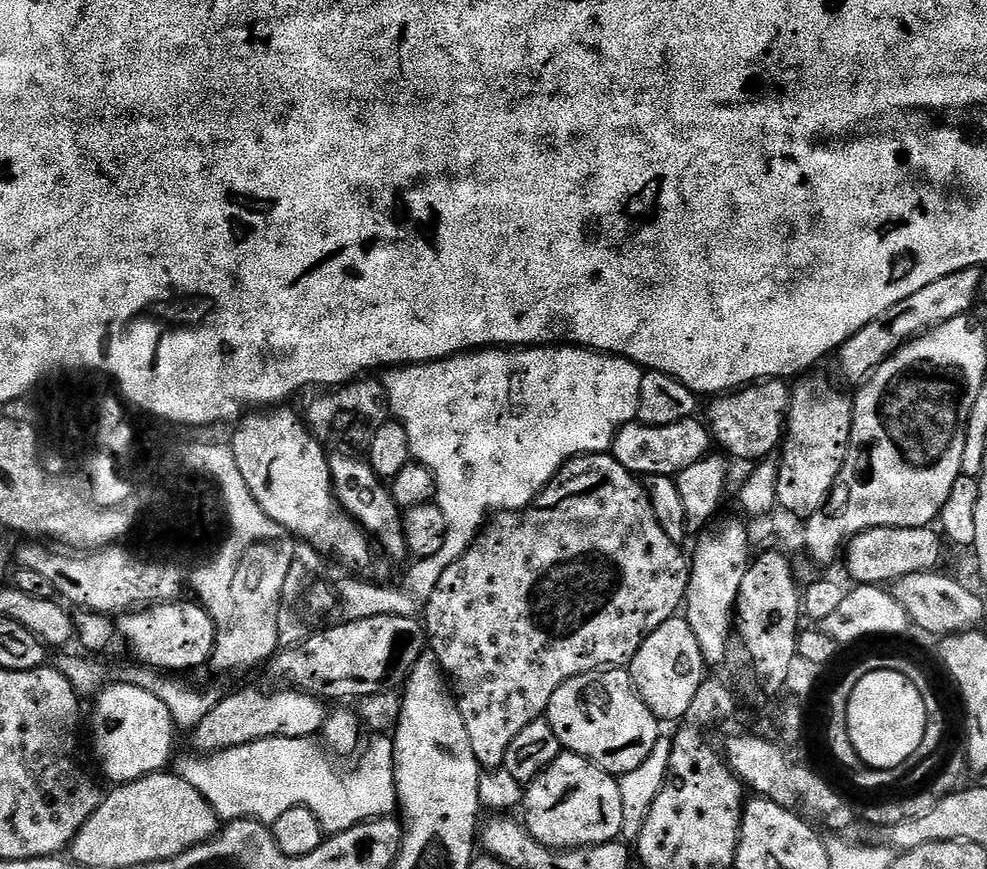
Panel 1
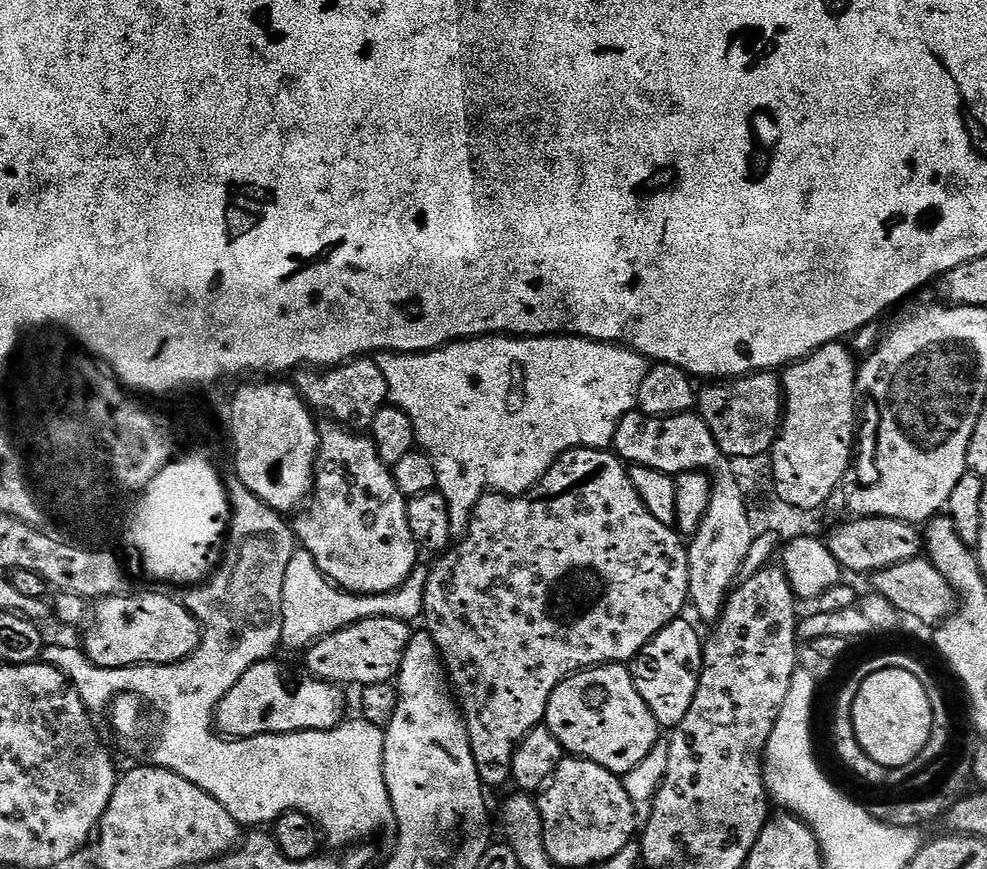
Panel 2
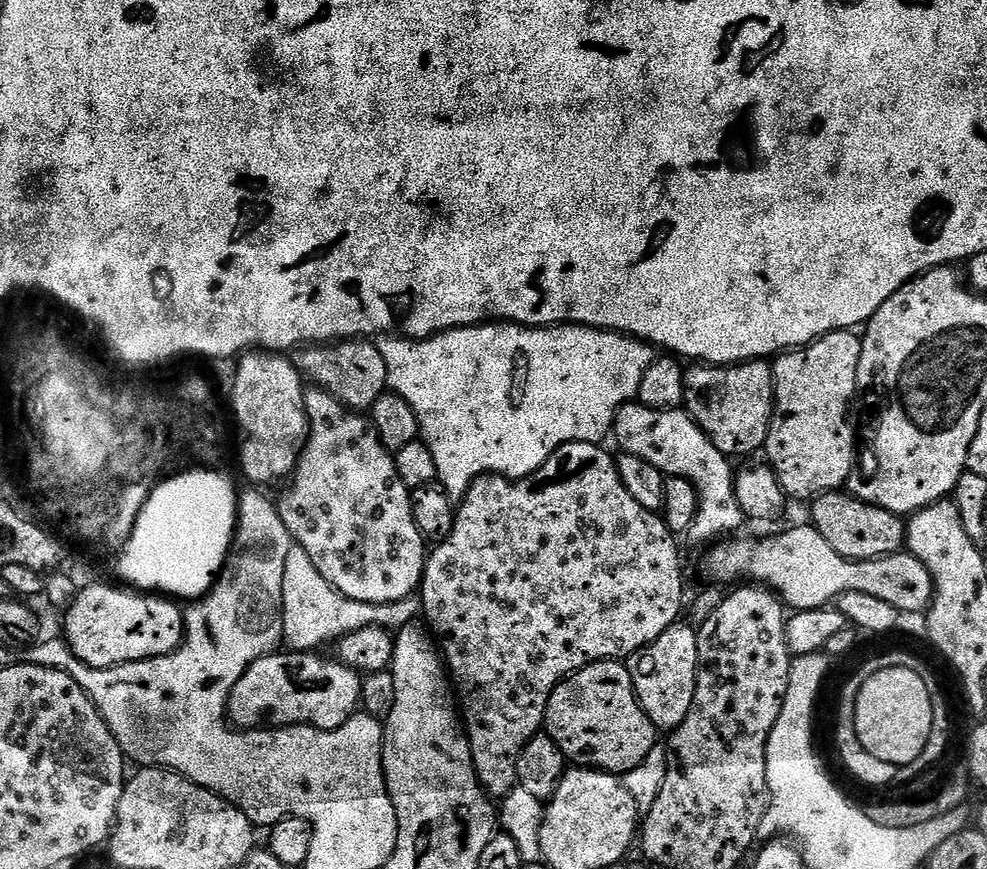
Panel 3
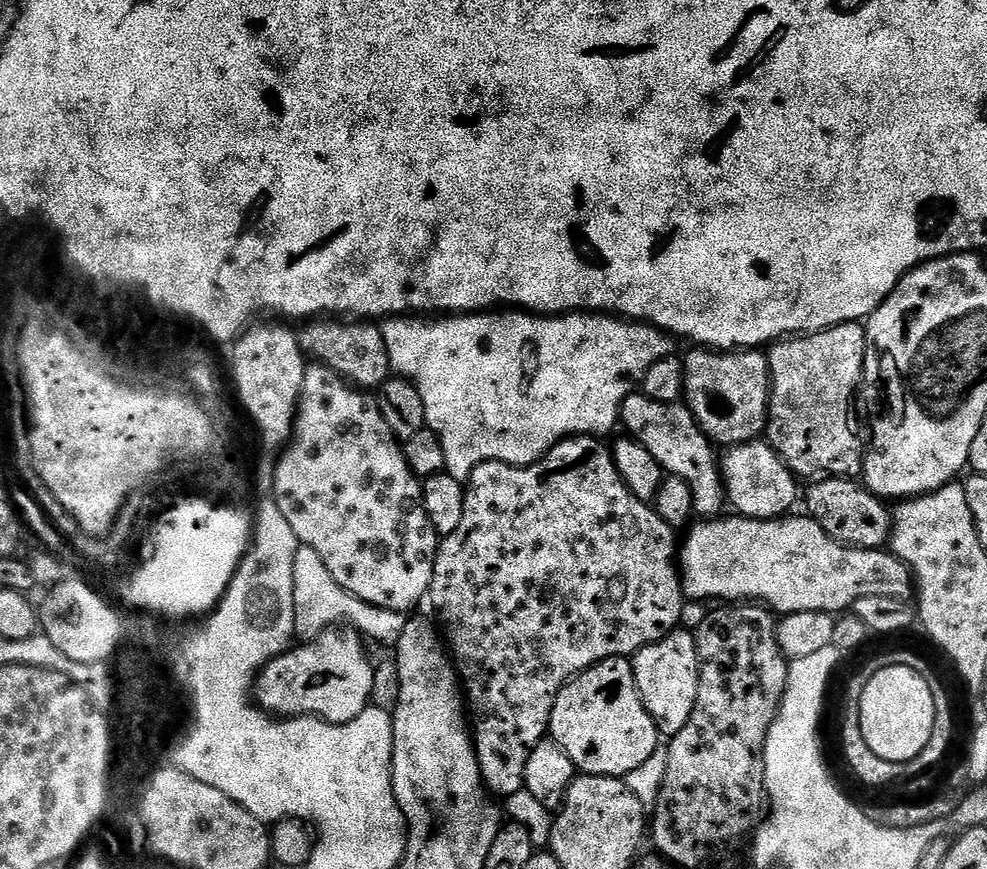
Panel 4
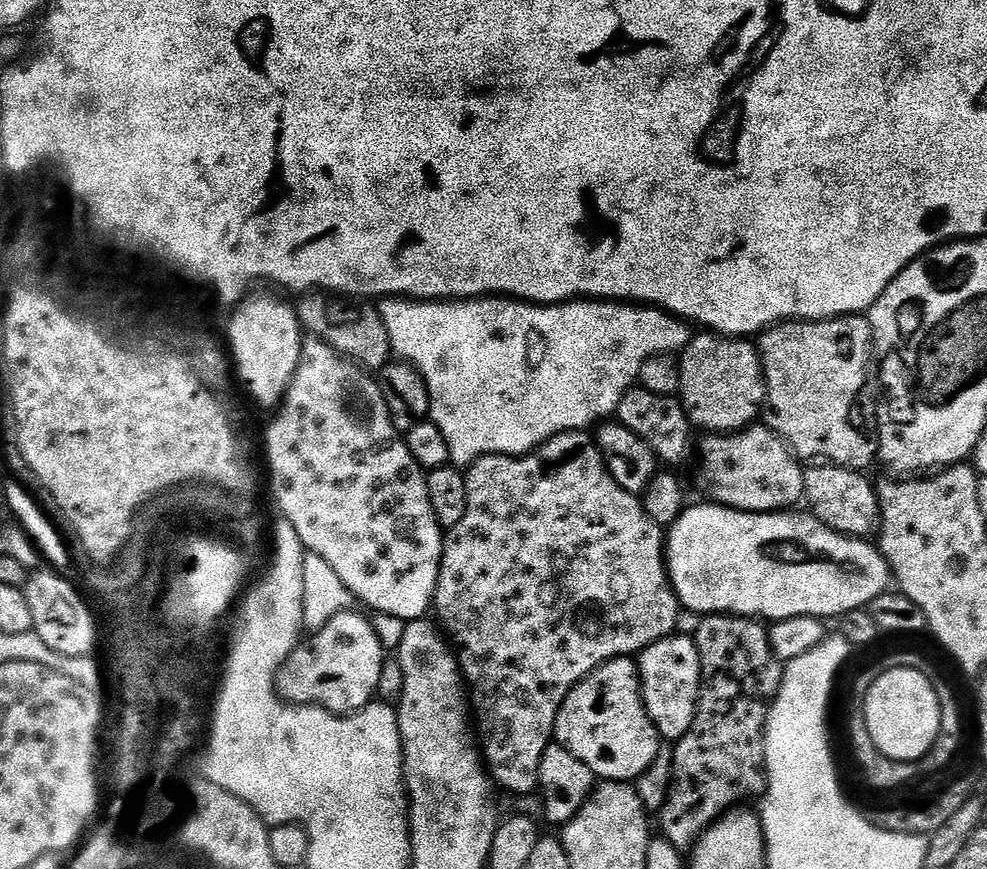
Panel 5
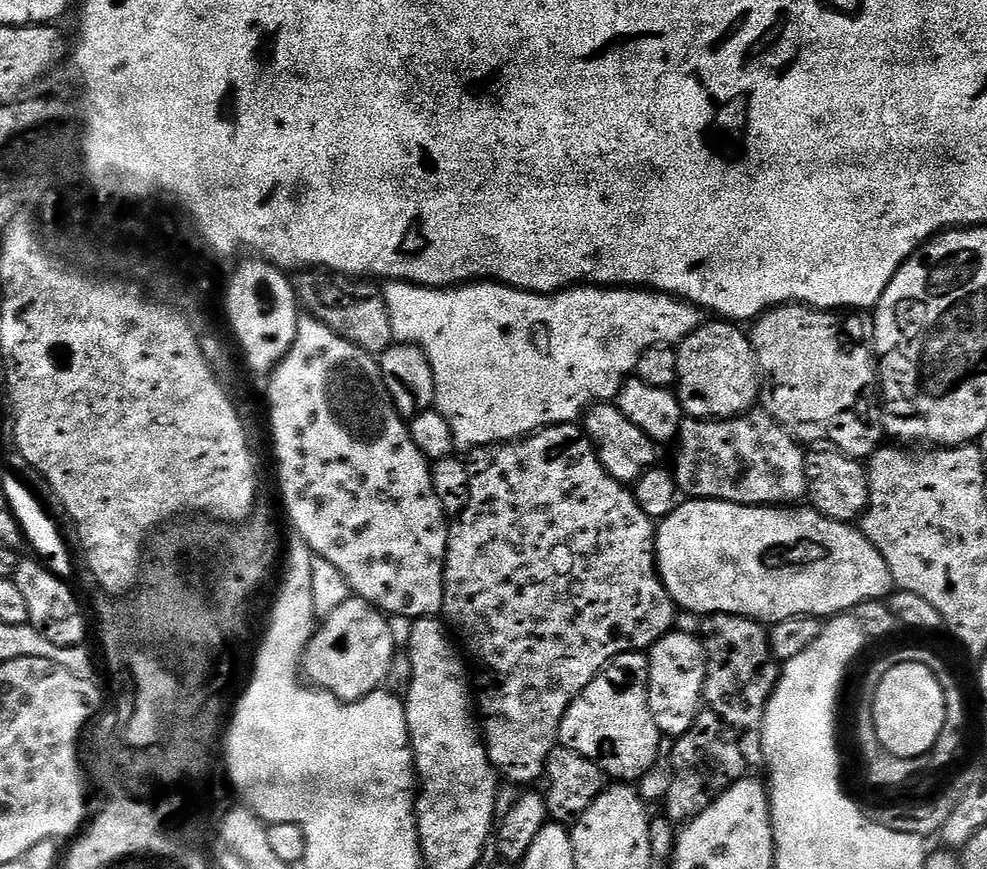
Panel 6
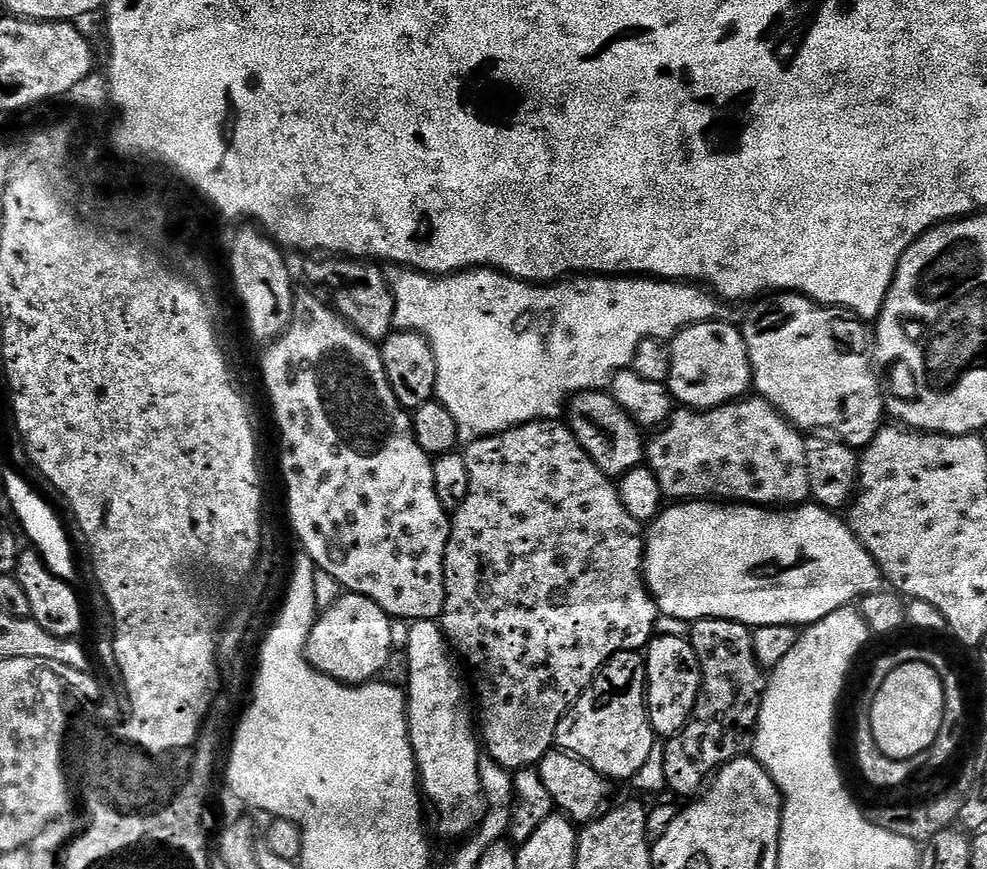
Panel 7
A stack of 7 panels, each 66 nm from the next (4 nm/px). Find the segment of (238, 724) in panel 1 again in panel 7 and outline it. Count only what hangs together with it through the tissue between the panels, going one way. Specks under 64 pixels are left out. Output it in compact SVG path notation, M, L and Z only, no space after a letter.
M357 592L341 594L329 608L317 615L304 655L317 672L344 684L359 686L375 681L379 677L376 675L394 655L392 620L382 610L382 606L378 606L370 598L359 596Z

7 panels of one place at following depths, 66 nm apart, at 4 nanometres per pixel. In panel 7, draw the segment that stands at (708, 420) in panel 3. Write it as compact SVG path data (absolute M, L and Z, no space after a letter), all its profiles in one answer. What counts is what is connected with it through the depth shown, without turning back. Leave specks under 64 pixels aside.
M724 318L692 324L672 337L670 374L666 387L677 405L697 410L721 408L749 395L752 383L752 363L744 333L739 327L727 324Z

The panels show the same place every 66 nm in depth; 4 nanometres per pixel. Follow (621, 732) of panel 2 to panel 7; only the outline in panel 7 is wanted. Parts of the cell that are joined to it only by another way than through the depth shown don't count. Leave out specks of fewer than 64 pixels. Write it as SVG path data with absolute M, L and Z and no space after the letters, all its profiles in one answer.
M619 652L611 656L592 680L592 684L576 699L572 711L566 713L562 722L558 722L555 747L586 761L612 782L631 781L645 765L646 758L650 757L651 747L658 741L648 717L648 675L644 661L645 657L640 652Z

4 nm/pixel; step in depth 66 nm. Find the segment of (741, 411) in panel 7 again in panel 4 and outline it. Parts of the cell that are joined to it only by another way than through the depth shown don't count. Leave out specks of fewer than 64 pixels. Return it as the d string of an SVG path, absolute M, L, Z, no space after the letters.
M763 439L745 444L734 444L719 457L720 477L724 479L724 491L729 505L737 513L754 520L779 520L787 517L796 504L797 477L793 476L784 460L772 445Z

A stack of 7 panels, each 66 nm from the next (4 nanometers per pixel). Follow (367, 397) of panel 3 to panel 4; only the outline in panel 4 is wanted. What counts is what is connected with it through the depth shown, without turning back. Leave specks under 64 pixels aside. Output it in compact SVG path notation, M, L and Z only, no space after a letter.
M316 318L299 329L300 350L335 372L342 380L361 390L376 390L390 378L392 363L386 354L379 327L372 322L341 322L336 318Z

